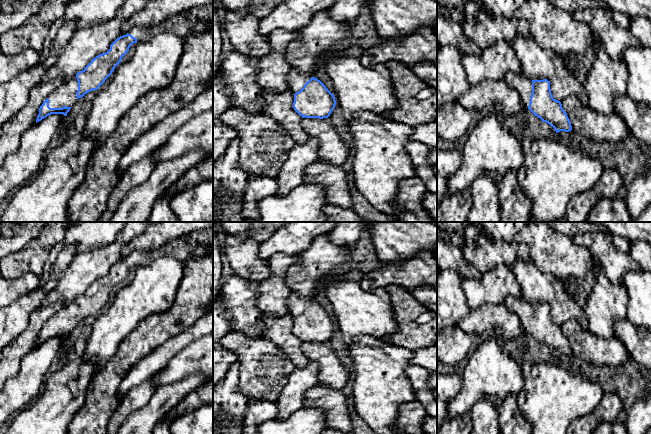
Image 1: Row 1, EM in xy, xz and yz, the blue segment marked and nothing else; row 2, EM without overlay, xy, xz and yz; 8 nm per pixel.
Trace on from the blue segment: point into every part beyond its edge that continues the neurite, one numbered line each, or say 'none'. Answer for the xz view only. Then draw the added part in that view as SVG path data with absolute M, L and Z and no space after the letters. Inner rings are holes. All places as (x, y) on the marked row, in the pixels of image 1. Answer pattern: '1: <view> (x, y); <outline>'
1: xz (295, 81); M291 68L286 76L286 90L294 94L300 91L312 77L312 72L300 73L297 68Z

